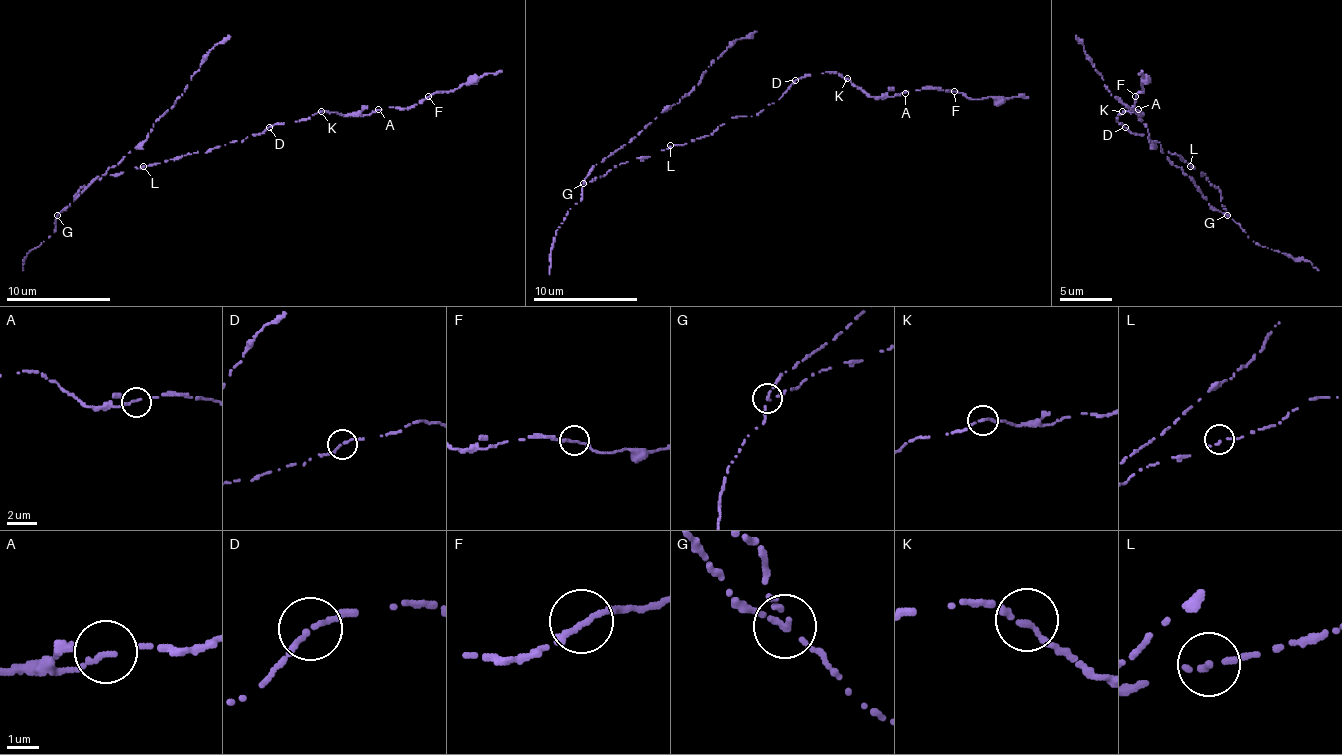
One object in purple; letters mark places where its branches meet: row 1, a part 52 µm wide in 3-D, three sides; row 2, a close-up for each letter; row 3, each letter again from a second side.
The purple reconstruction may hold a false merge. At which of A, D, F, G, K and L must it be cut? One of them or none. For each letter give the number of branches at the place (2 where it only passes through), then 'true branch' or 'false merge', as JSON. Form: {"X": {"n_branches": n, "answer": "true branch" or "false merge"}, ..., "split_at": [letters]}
{"A": {"n_branches": 2, "answer": "true branch"}, "D": {"n_branches": 2, "answer": "true branch"}, "F": {"n_branches": 2, "answer": "true branch"}, "G": {"n_branches": 2, "answer": "false merge"}, "K": {"n_branches": 2, "answer": "true branch"}, "L": {"n_branches": 1, "answer": "true branch"}, "split_at": ["G"]}

